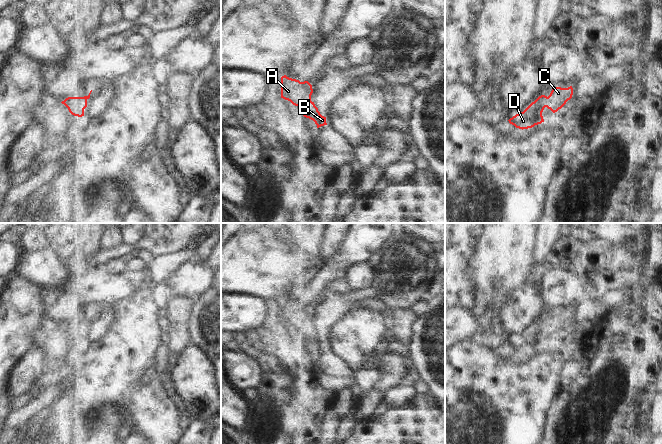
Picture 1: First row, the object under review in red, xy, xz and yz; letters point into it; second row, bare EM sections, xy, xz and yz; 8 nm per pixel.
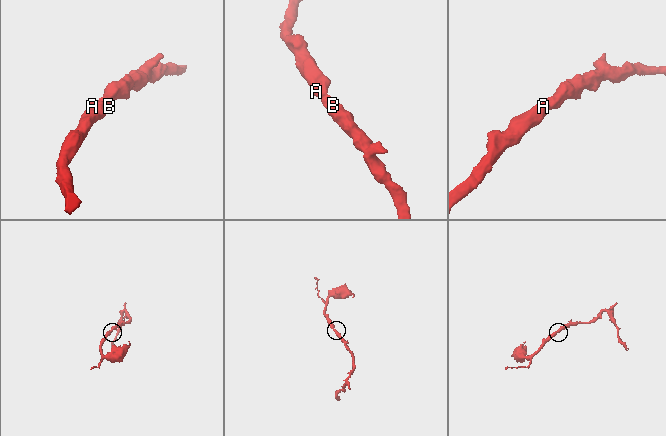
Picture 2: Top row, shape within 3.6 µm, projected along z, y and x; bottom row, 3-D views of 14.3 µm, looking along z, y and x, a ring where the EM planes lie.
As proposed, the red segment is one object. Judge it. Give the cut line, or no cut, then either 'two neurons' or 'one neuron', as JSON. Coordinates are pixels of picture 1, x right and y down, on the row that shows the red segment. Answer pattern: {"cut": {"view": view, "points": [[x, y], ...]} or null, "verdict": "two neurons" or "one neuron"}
{"cut": null, "verdict": "one neuron"}

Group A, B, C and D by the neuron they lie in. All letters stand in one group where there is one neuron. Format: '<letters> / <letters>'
A B C D

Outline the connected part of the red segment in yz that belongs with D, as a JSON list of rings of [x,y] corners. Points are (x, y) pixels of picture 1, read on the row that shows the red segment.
[[[572,86],[568,88],[554,87],[548,97],[545,95],[539,96],[523,112],[516,114],[508,121],[522,130],[532,128],[544,122],[542,112],[545,107],[555,113],[572,98],[572,95]]]

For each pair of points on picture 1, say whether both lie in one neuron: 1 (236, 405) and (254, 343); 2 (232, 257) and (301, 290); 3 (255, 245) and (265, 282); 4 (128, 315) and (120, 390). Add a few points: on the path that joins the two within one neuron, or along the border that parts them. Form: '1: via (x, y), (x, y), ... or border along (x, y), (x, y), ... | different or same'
1: border along (249, 402), (247, 413) | different
2: border along (306, 280), (298, 282), (285, 298) | different
3: via (255, 254), (258, 263), (258, 273) | same
4: via (128, 334), (128, 348), (120, 360), (120, 371) | same

